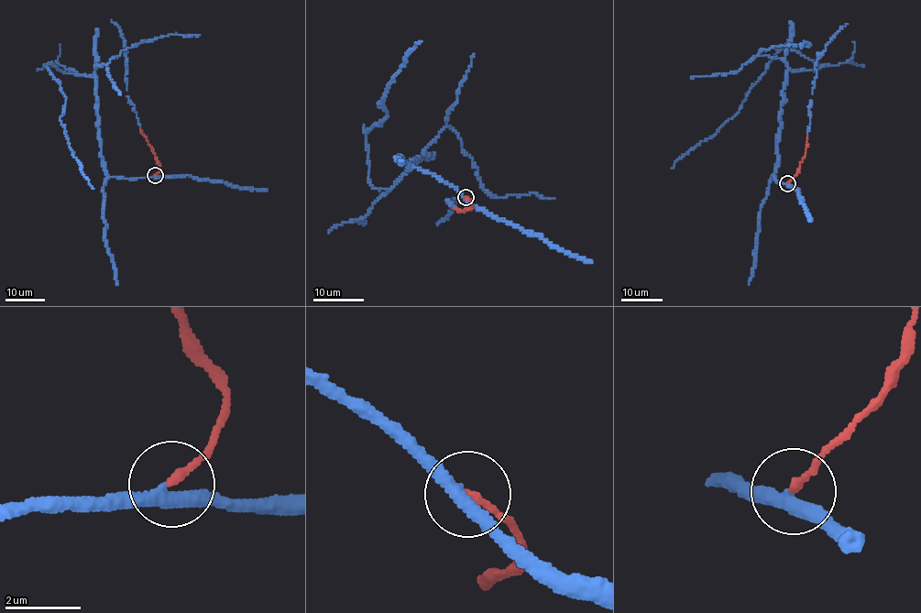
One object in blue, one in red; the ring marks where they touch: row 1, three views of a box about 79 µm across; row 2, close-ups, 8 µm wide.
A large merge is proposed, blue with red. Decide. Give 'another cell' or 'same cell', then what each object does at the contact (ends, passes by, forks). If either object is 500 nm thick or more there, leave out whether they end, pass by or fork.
same cell; blue passes by; red ends there

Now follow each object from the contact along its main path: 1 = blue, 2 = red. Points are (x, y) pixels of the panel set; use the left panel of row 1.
1: (155, 176), (110, 176), (102, 155), (94, 75), (48, 64), (66, 98), (60, 120), (70, 148), (94, 189)
2: (155, 175), (160, 166), (140, 128)

